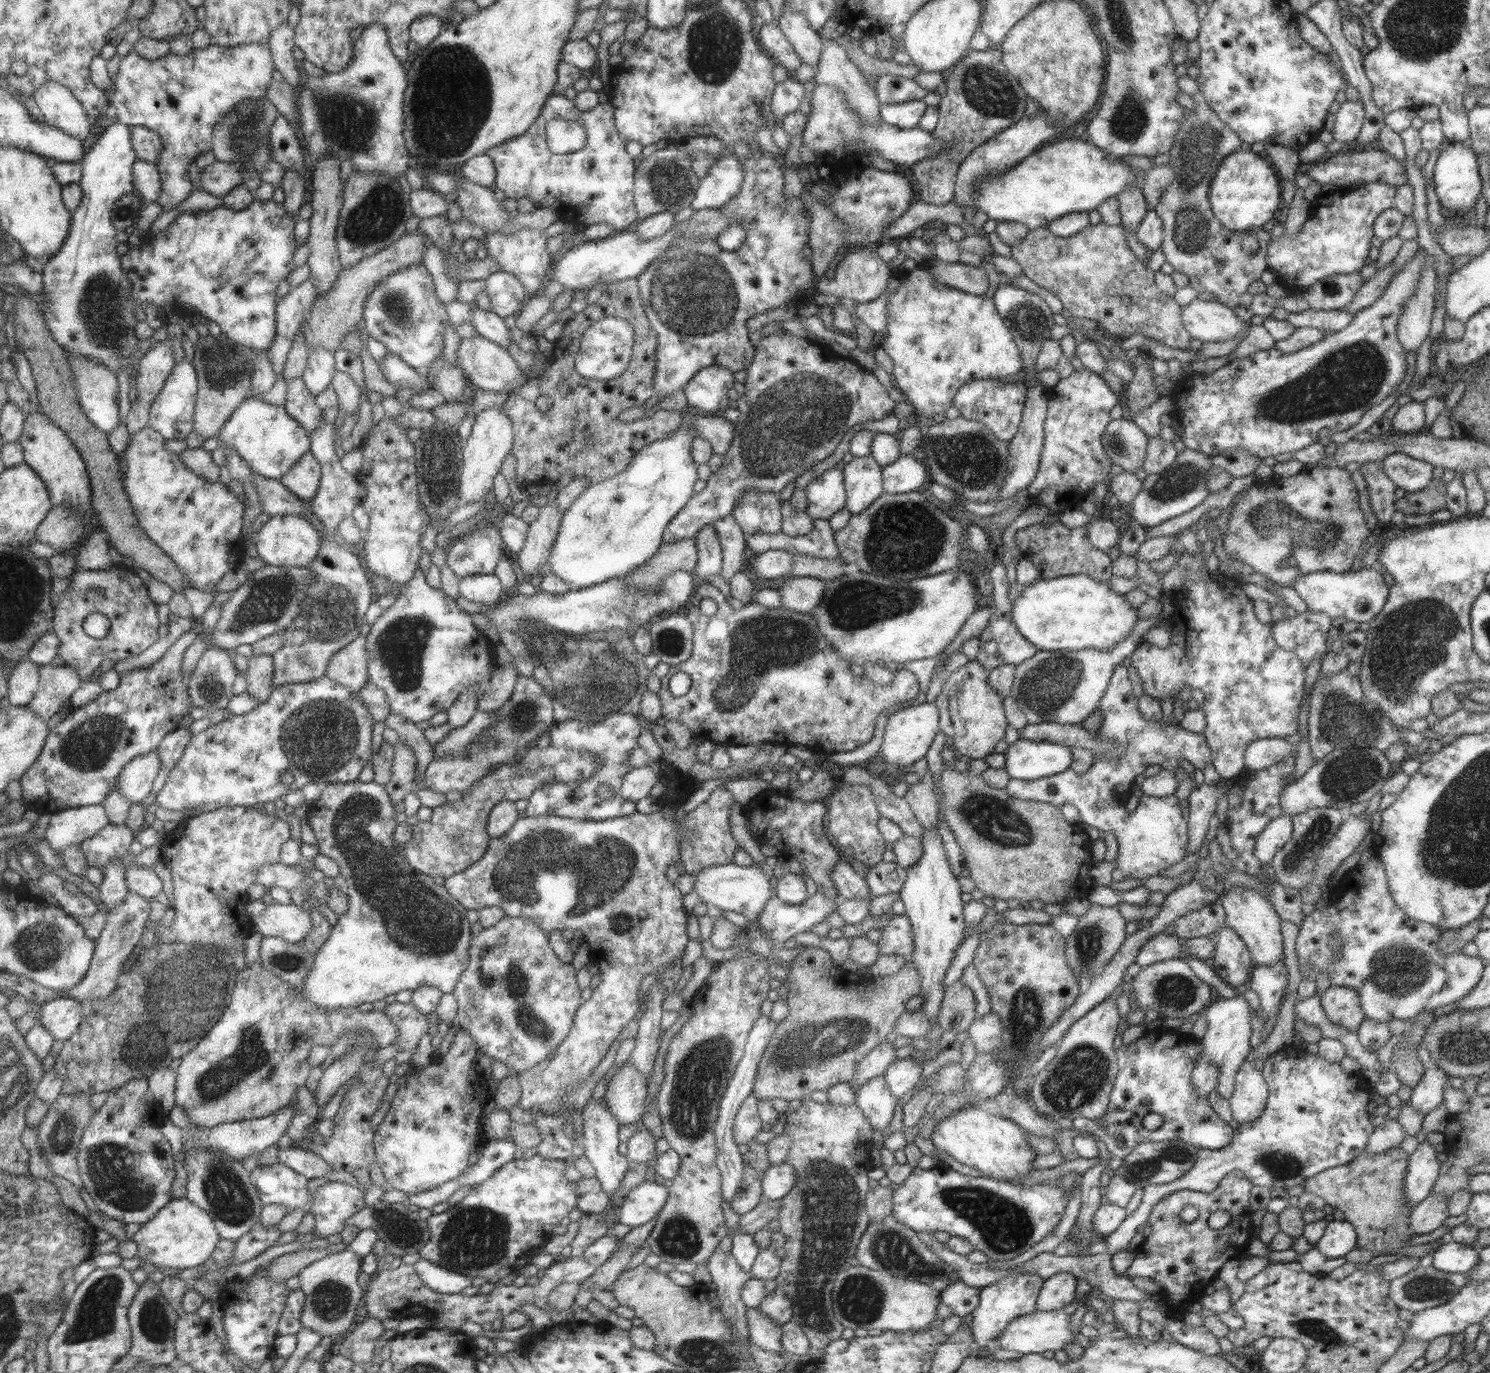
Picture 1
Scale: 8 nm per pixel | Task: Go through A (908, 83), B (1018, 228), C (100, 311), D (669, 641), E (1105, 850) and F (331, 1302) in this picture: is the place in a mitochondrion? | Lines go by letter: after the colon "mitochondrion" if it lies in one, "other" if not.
A: other
B: other
C: mitochondrion
D: mitochondrion
E: other
F: mitochondrion

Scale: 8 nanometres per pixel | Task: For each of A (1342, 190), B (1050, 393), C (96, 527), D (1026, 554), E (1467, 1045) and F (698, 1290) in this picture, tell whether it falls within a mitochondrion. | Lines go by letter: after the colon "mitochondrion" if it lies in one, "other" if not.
A: other
B: other
C: other
D: other
E: mitochondrion
F: other

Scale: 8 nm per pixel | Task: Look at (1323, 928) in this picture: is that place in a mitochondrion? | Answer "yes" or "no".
no

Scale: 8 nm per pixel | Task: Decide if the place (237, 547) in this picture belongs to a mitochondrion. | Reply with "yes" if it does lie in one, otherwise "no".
no

